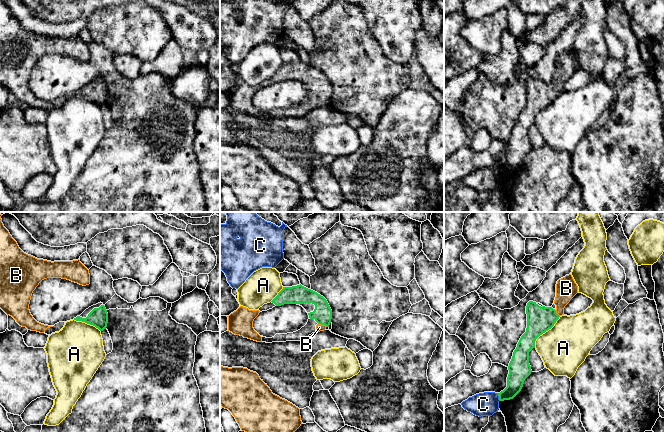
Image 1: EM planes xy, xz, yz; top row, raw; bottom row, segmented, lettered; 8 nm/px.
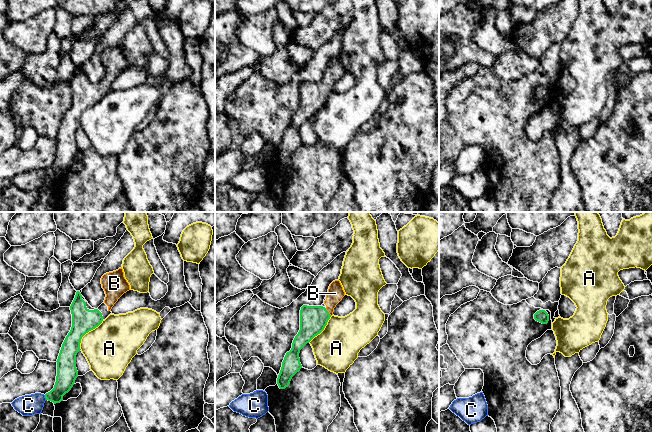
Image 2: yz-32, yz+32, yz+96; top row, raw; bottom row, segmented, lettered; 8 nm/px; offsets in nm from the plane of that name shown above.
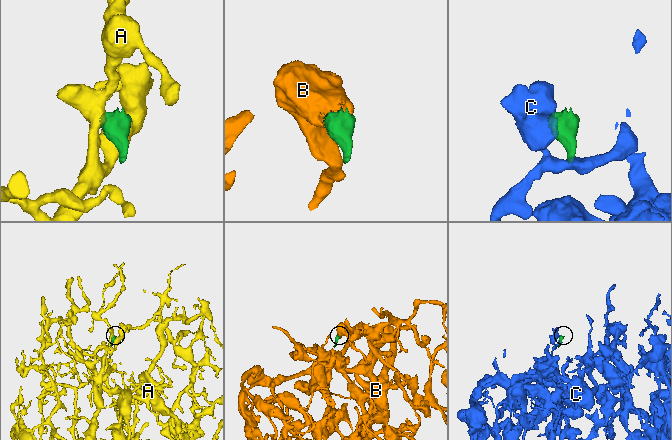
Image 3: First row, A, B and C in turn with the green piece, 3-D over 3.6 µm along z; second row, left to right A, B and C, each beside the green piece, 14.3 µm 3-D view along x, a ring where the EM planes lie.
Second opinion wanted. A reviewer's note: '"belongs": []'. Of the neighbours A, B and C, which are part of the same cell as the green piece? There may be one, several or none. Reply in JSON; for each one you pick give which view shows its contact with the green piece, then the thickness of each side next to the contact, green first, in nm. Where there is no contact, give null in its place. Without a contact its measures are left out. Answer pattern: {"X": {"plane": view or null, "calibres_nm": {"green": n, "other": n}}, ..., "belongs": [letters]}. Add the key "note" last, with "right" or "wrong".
{"B": {"plane": "xz", "calibres_nm": {"green": 150, "other": 60}}, "belongs": ["B"], "note": "wrong"}

